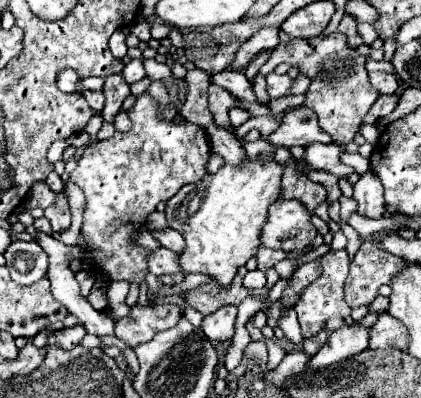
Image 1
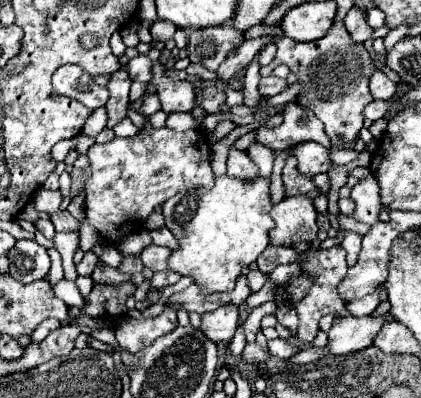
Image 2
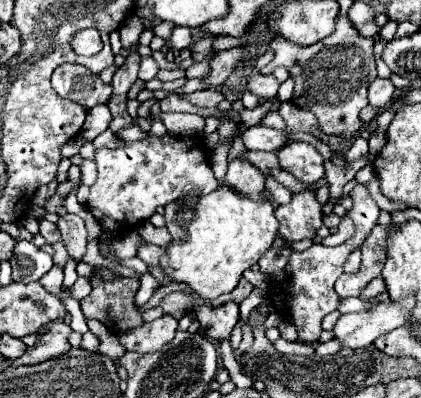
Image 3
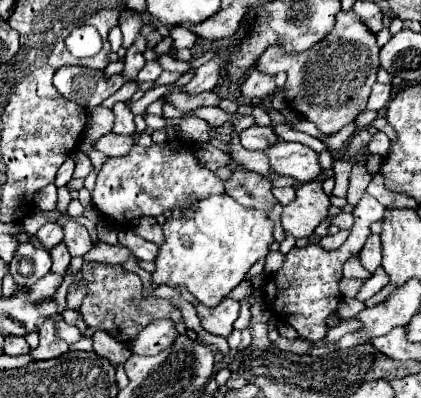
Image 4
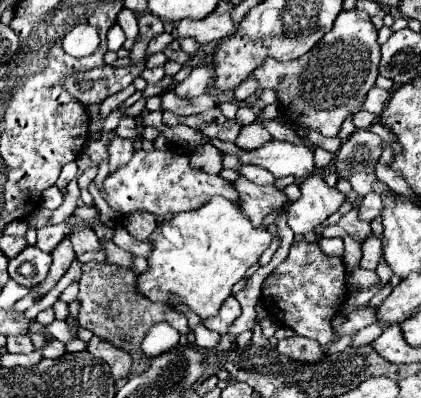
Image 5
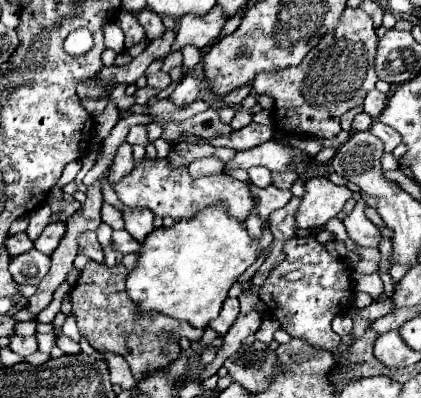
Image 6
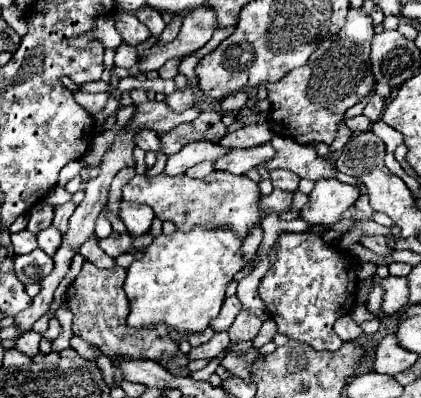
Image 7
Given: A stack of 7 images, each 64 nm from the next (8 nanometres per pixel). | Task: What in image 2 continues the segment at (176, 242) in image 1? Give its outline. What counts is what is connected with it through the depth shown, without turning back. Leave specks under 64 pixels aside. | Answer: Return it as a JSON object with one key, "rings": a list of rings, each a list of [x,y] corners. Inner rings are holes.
{"rings":[[[164,226],[164,228],[158,228],[158,230],[152,230],[150,232],[150,236],[152,236],[152,240],[154,240],[154,244],[156,246],[166,246],[166,248],[170,248],[170,250],[178,250],[178,238]]]}

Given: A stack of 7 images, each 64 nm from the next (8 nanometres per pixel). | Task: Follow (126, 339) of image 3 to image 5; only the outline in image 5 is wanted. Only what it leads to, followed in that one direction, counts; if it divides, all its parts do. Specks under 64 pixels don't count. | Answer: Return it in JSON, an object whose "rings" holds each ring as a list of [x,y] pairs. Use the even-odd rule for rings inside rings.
{"rings":[[[158,322],[146,332],[140,348],[146,356],[160,356],[168,348],[174,348],[178,340],[180,340],[178,330],[174,330],[168,322]]]}

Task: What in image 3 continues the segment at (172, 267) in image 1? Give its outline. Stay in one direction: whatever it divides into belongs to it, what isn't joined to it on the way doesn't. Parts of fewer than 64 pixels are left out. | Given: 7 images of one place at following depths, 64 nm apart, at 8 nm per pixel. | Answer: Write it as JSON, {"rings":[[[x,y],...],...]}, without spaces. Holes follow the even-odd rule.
{"rings":[[[140,244],[138,246],[138,258],[142,258],[148,266],[160,266],[160,258],[166,254],[164,248],[154,244]]]}

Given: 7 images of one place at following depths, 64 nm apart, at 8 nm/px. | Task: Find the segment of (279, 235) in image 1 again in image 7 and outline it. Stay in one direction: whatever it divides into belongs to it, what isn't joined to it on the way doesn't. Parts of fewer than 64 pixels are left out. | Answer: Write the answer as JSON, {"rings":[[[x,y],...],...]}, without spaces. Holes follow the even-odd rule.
{"rings":[[[334,178],[318,180],[308,196],[308,202],[300,210],[300,218],[308,224],[336,224],[346,208],[358,198],[358,188],[342,184]]]}

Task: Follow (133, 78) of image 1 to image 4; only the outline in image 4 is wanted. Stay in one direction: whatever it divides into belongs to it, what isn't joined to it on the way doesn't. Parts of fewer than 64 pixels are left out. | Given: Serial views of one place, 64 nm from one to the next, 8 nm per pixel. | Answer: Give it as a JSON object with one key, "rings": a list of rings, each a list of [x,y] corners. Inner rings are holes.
{"rings":[[[156,60],[146,62],[146,66],[138,74],[138,82],[154,82],[160,76],[160,72],[162,72],[162,68],[160,68],[160,64]]]}

